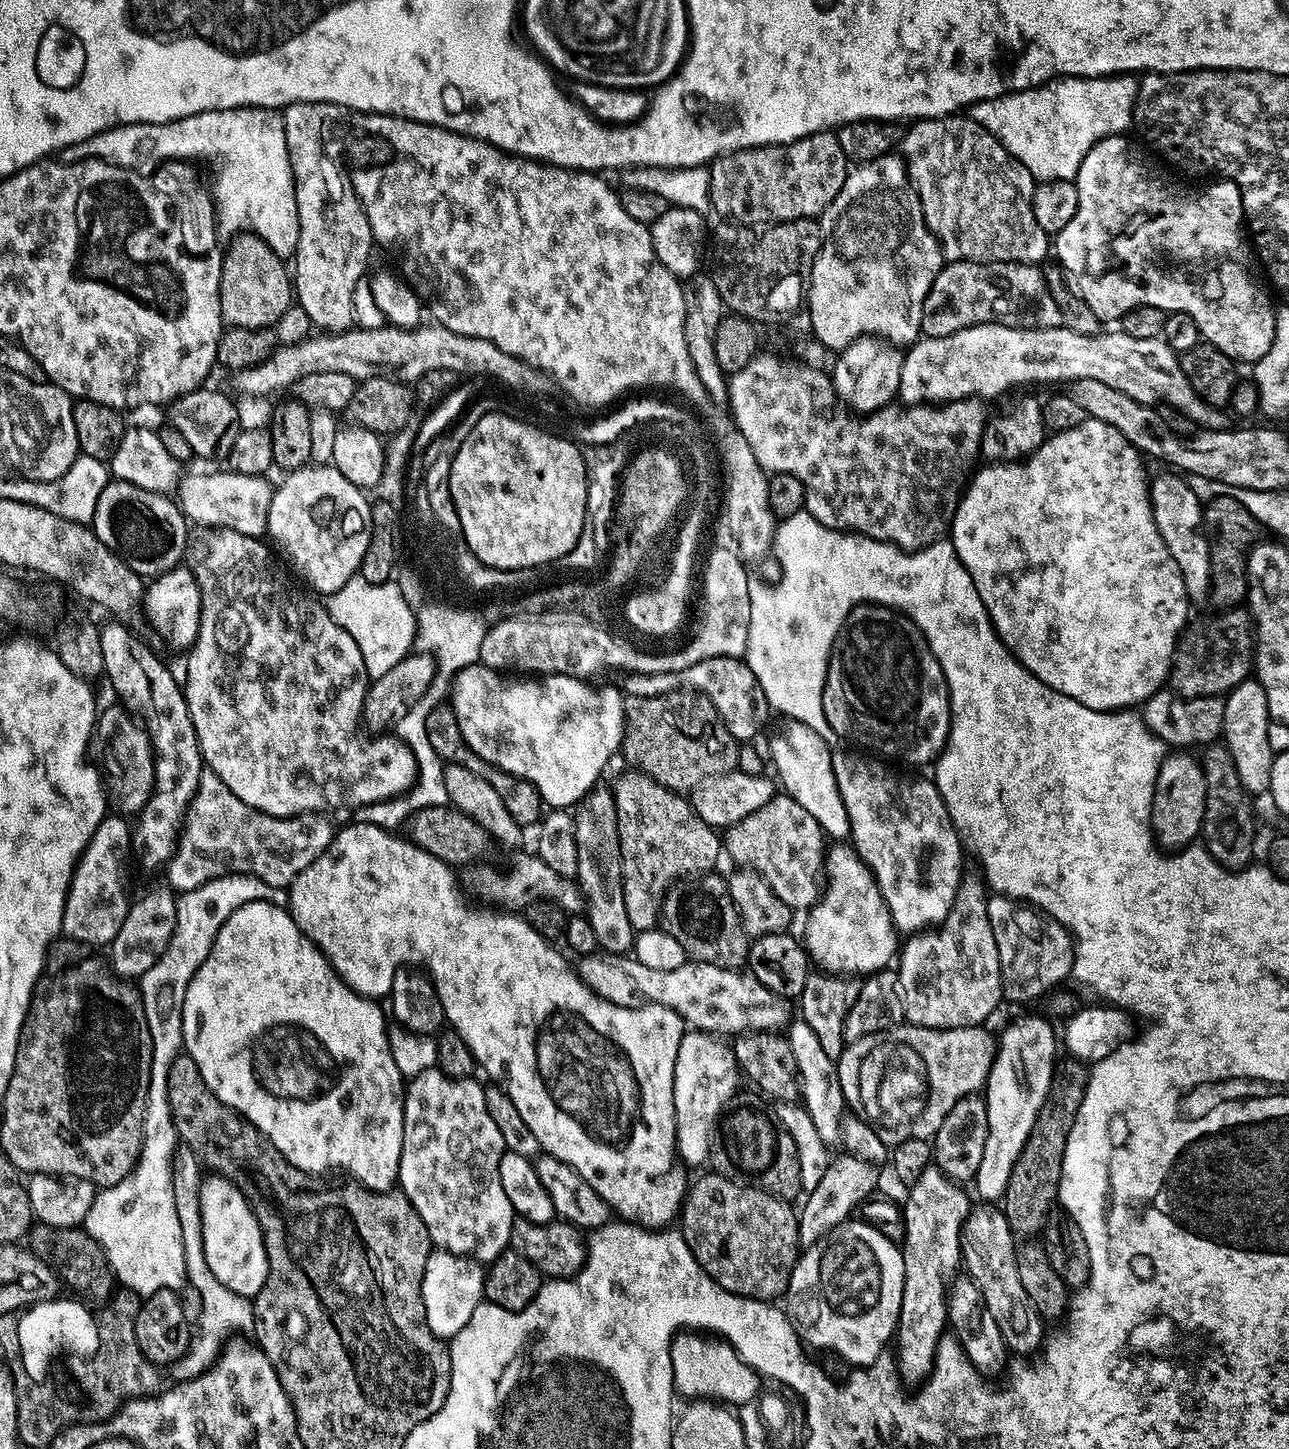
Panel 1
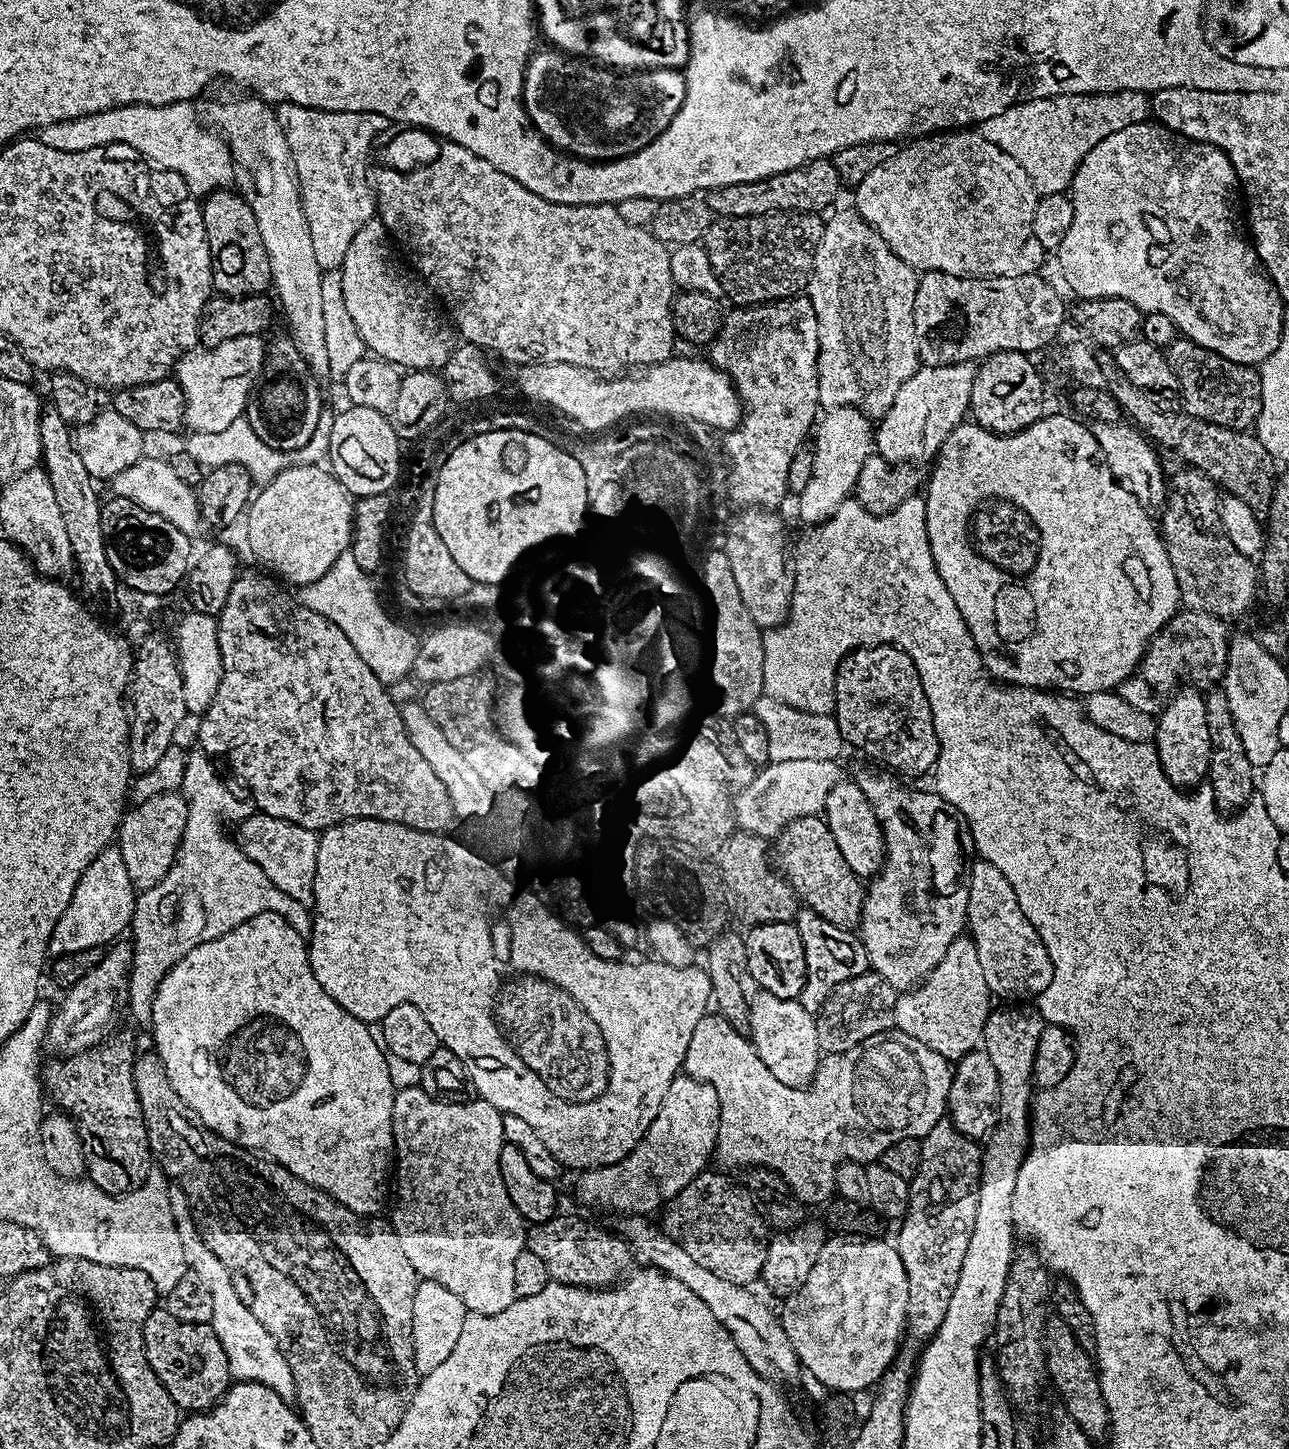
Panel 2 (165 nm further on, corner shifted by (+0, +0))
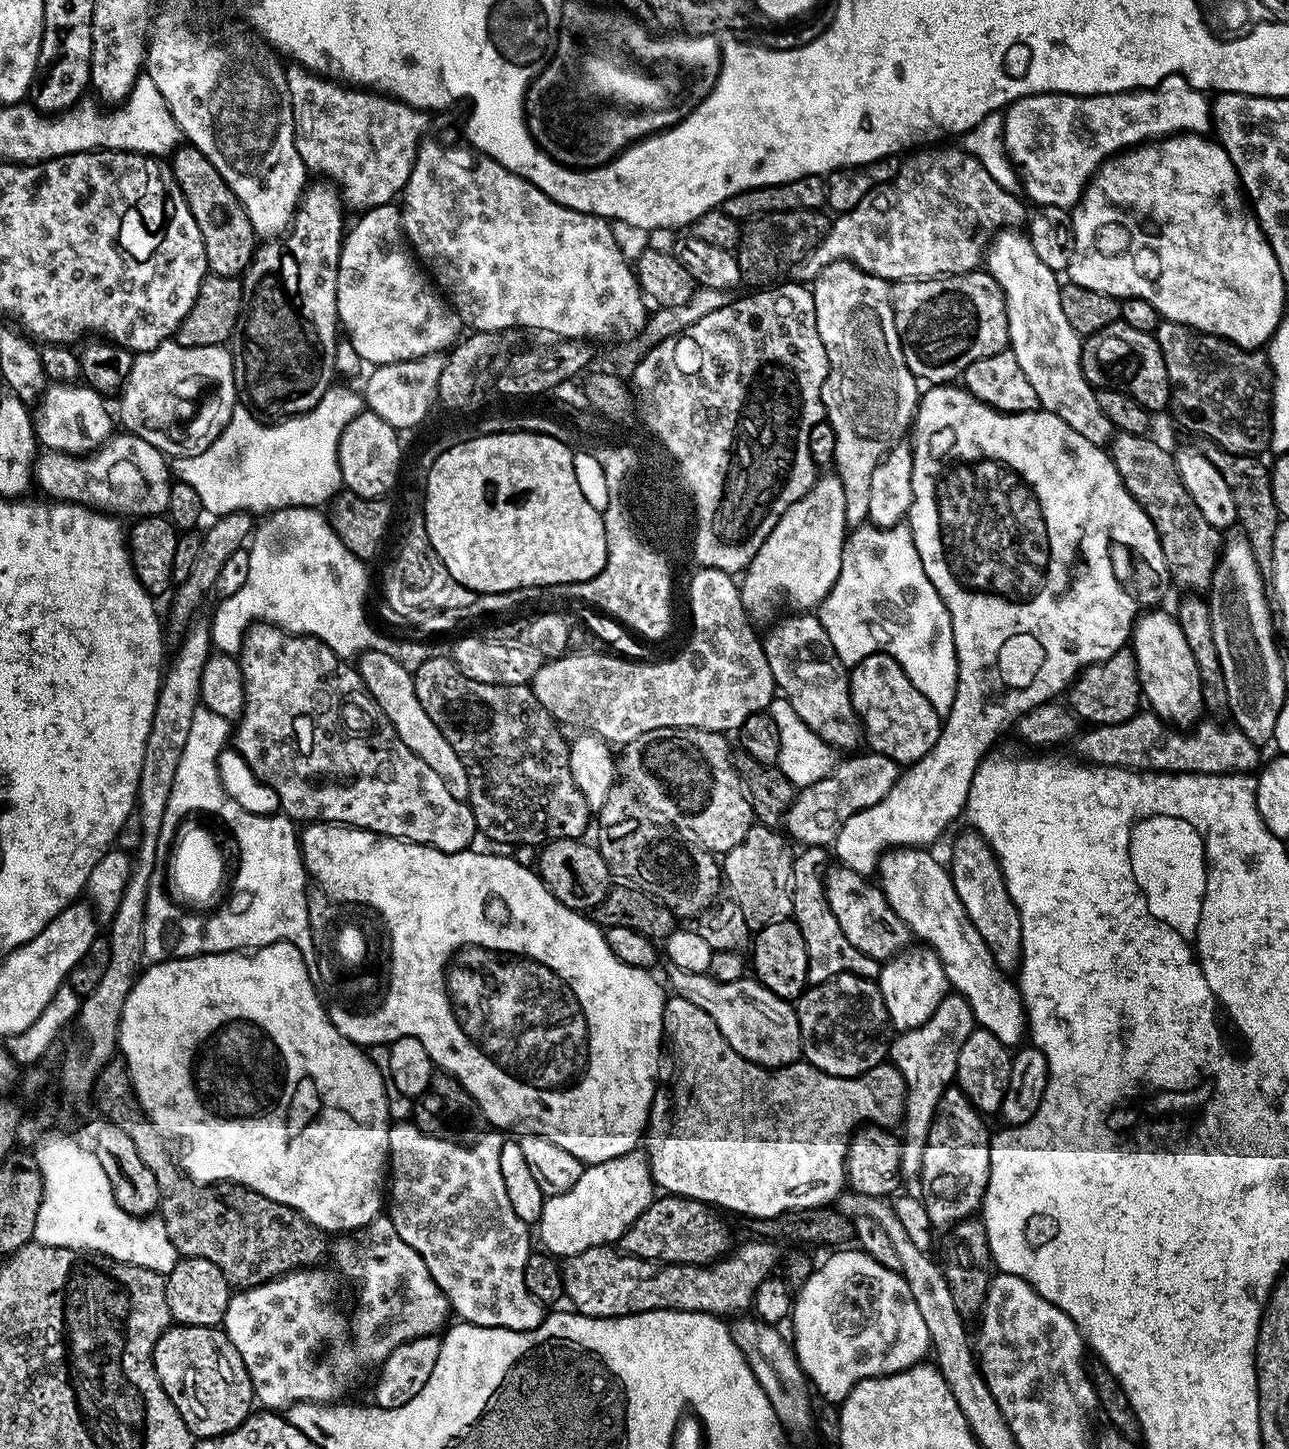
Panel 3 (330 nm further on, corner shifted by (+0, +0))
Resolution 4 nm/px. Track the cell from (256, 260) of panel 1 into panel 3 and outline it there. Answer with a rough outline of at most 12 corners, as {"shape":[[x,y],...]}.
{"shape":[[202,150],[171,153],[209,273],[243,277],[258,237]]}

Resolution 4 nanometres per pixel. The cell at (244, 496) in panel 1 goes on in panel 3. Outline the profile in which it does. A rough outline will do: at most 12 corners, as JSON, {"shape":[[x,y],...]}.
{"shape":[[125,431],[87,454],[41,451],[53,501],[167,513],[164,453]]}

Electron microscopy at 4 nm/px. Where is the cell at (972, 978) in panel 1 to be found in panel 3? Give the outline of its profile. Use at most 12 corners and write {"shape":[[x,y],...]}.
{"shape":[[941,995],[899,1033],[890,1062],[906,1089],[900,1175],[919,1177],[958,1050],[977,1027],[970,1002]]}

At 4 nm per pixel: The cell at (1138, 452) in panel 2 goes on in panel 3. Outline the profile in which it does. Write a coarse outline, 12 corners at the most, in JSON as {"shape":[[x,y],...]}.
{"shape":[[1001,230],[986,271],[1038,405],[1086,442],[1114,429],[1080,365],[1061,281],[1027,235]]}

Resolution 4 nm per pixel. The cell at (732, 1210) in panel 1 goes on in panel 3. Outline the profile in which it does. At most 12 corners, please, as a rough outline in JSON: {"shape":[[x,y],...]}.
{"shape":[[664,1194],[628,1227],[619,1251],[707,1265],[728,1228],[700,1200]]}

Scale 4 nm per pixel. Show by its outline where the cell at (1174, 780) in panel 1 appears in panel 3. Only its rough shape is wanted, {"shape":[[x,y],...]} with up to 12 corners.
{"shape":[[1175,615],[1132,629],[1147,707],[1173,726],[1205,711],[1198,666]]}

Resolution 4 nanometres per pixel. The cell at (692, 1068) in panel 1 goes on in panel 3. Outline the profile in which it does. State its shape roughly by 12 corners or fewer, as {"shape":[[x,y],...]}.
{"shape":[[647,1155],[587,1165],[545,1199],[543,1251],[615,1245],[652,1205]]}

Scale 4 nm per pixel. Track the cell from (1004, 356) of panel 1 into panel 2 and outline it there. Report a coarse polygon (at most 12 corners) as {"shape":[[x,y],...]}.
{"shape":[[972,362],[917,368],[874,428],[892,466],[931,461],[969,415]]}

